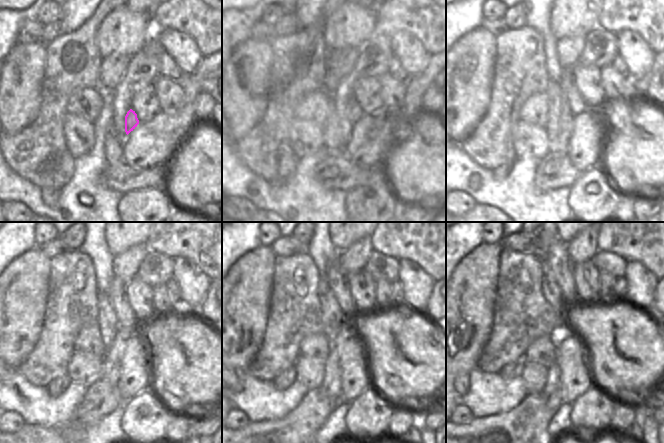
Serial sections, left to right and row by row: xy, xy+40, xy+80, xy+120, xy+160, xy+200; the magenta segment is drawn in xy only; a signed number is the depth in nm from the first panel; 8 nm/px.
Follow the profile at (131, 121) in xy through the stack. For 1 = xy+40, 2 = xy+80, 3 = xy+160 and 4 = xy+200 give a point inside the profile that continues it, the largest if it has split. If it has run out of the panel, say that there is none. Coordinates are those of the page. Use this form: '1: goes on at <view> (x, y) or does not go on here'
1: goes on at xy+40 (354, 111)
2: goes on at xy+80 (567, 82)
3: goes on at xy+160 (338, 281)
4: goes on at xy+200 (558, 260)

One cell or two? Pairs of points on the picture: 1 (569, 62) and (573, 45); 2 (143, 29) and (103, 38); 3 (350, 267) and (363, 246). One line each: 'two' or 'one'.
1: one
2: one
3: one

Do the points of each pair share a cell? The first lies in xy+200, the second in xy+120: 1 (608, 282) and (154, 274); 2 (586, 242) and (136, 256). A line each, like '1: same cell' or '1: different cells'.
1: different cells
2: same cell

